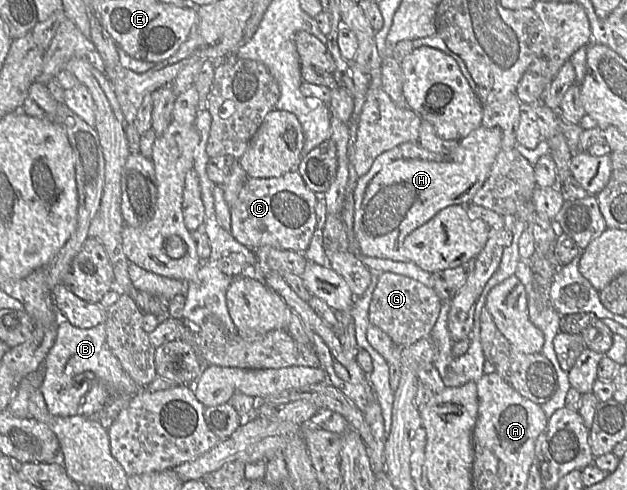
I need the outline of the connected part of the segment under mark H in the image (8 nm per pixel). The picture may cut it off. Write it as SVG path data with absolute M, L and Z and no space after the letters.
M480 126L459 141L457 148L447 155L430 152L422 148L418 141L403 143L380 154L369 171L358 179L352 193L353 232L359 253L367 257L410 262L403 244L406 237L423 226L439 211L450 206L470 203L487 179L491 166L501 151L501 141L502 132L499 128Z

